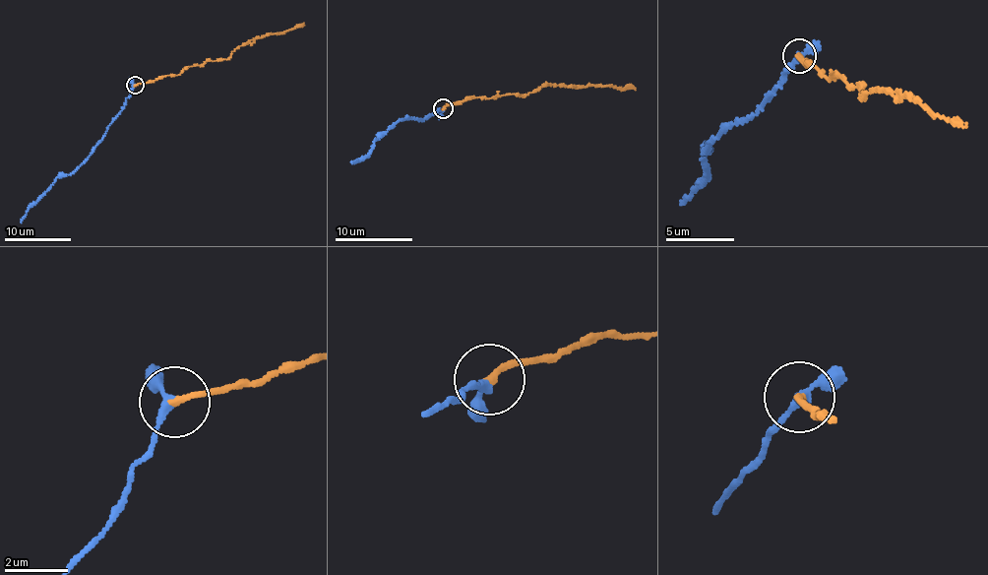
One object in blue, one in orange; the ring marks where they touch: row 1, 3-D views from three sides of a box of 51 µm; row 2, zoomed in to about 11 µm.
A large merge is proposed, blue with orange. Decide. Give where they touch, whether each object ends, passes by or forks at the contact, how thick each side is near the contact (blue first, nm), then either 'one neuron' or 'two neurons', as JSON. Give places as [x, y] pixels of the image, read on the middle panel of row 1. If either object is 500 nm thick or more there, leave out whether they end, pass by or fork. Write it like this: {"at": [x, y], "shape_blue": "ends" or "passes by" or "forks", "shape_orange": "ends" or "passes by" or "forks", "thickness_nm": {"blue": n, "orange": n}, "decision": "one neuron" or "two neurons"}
{"at": [443, 108], "shape_blue": "passes by", "shape_orange": "ends", "thickness_nm": {"blue": 240, "orange": 220}, "decision": "one neuron"}

